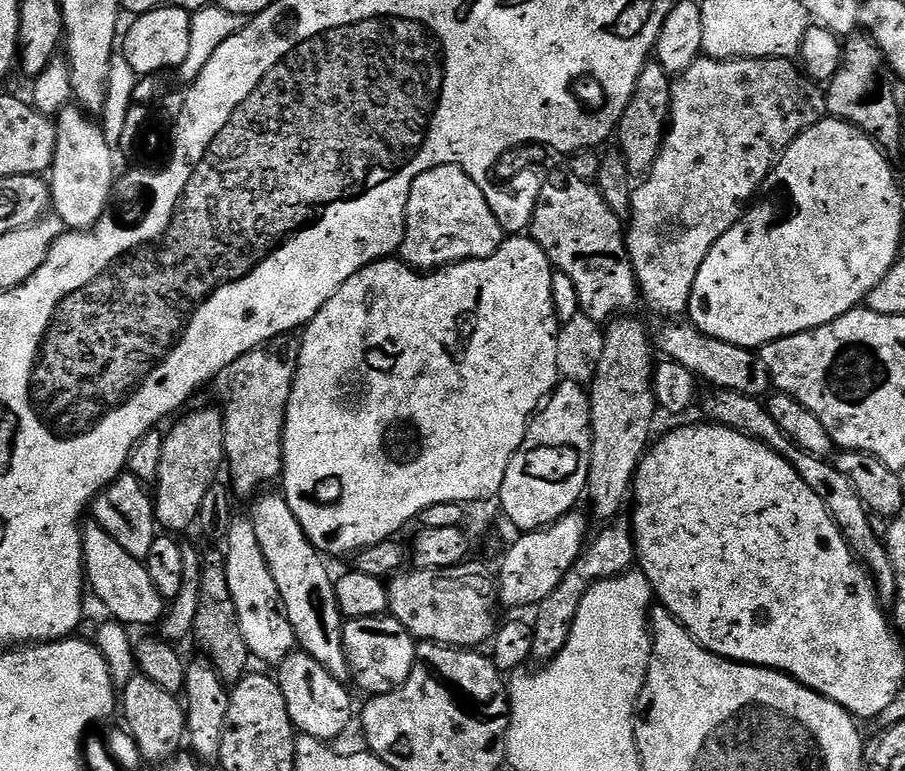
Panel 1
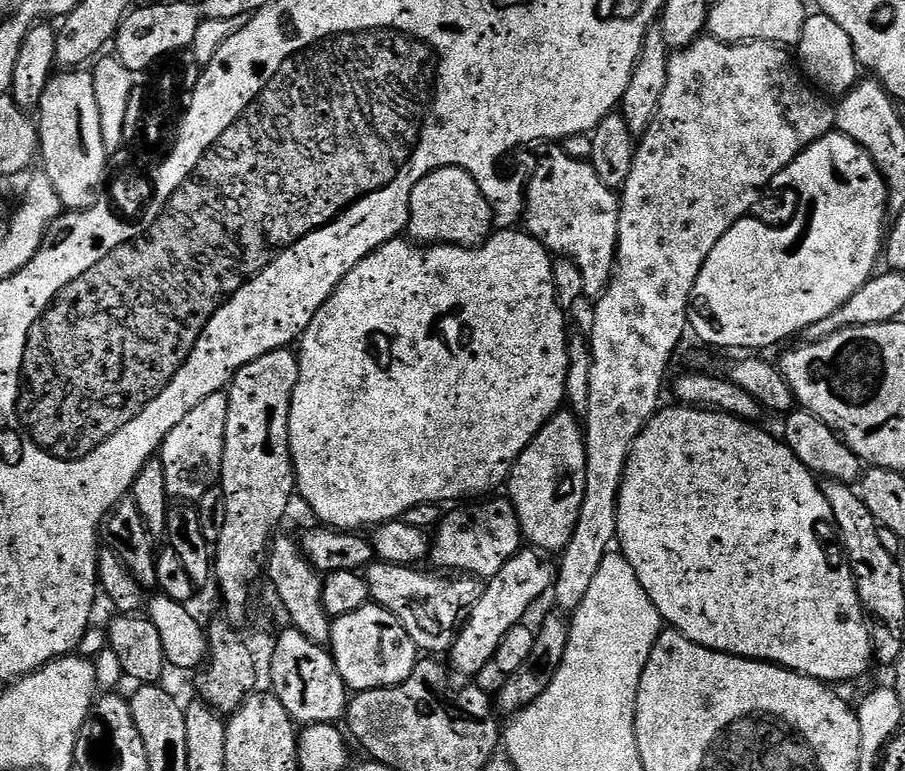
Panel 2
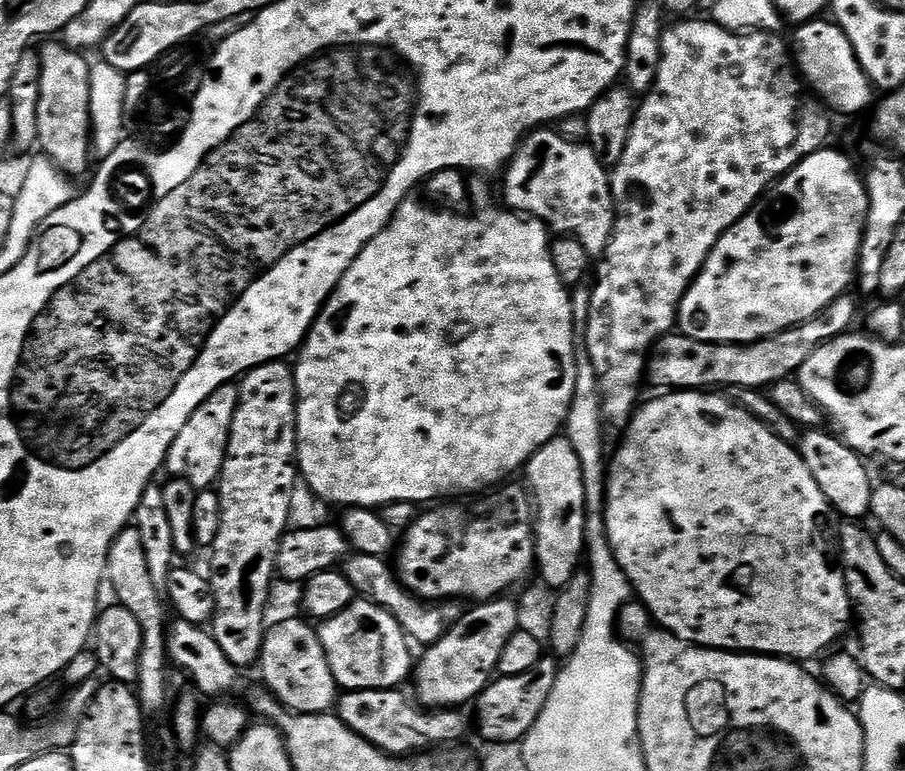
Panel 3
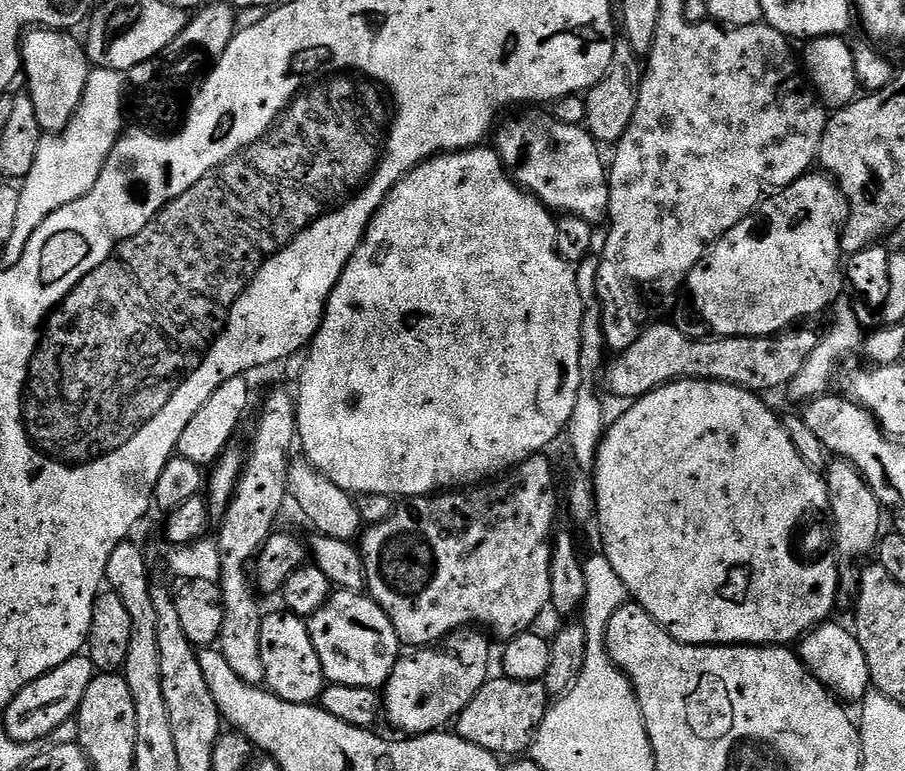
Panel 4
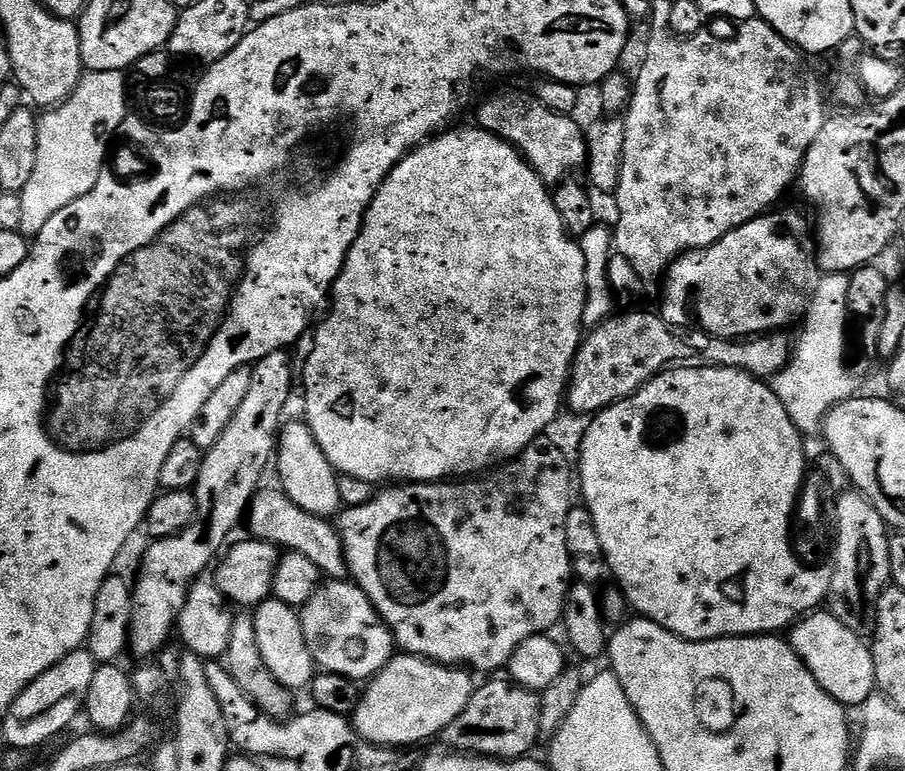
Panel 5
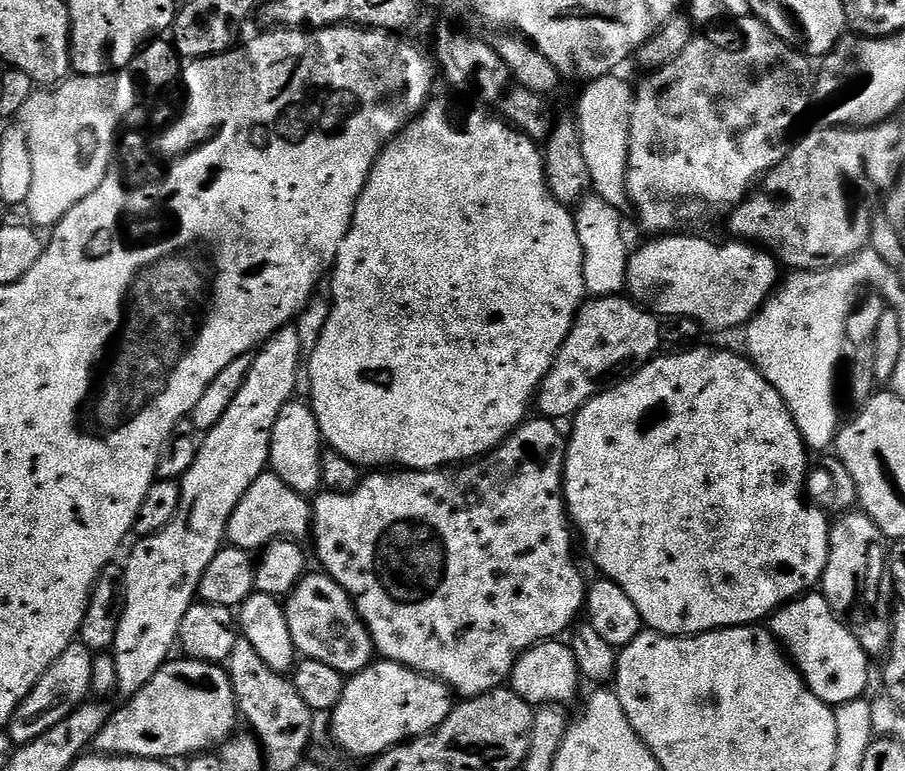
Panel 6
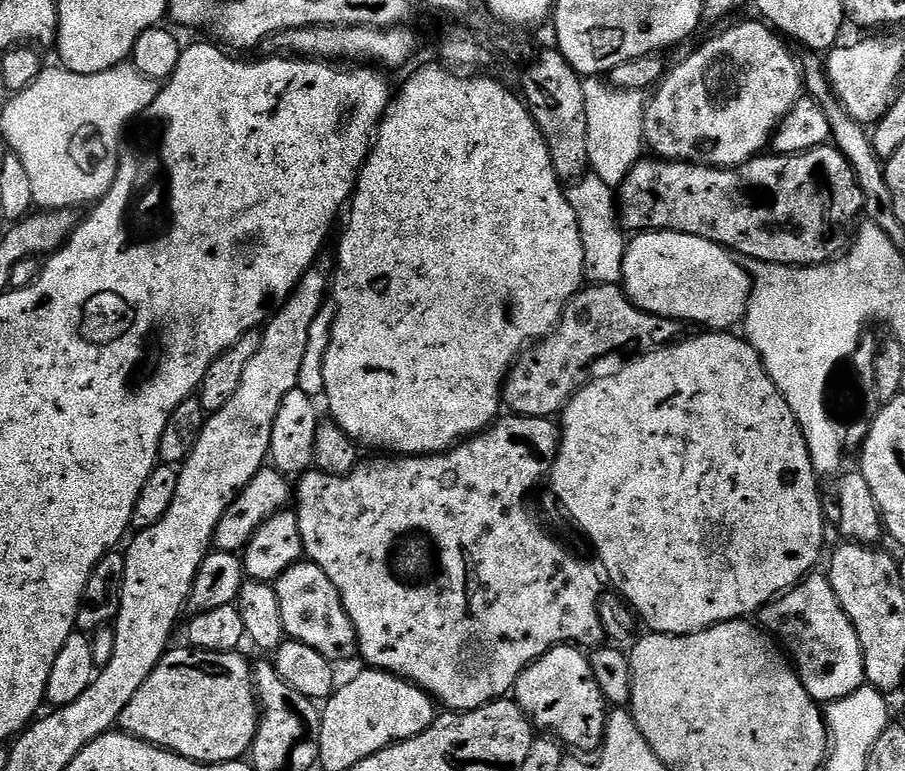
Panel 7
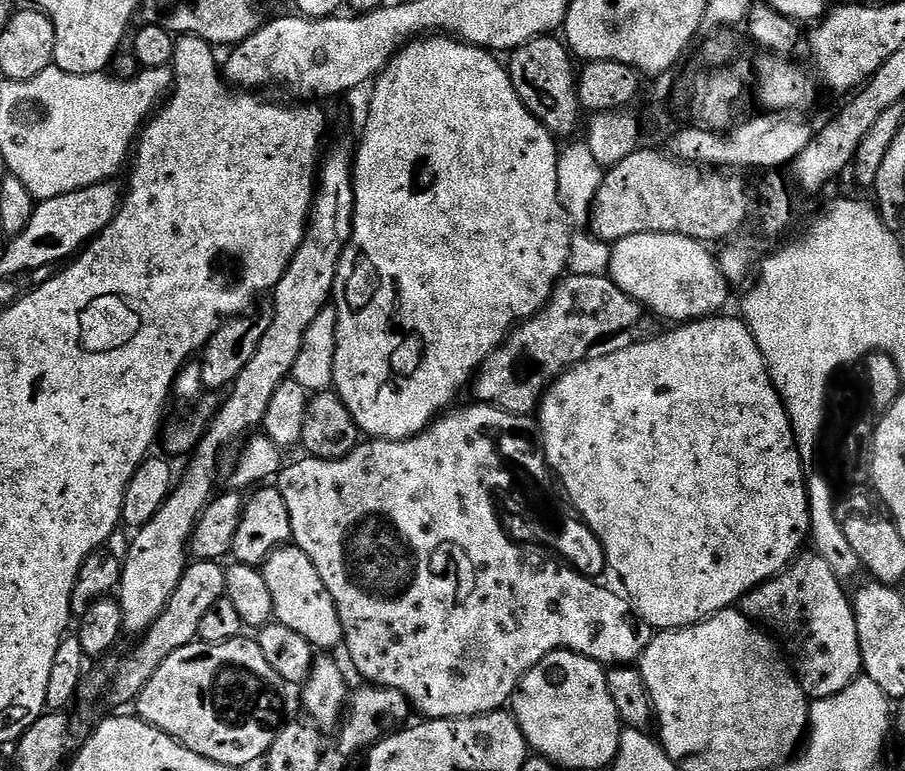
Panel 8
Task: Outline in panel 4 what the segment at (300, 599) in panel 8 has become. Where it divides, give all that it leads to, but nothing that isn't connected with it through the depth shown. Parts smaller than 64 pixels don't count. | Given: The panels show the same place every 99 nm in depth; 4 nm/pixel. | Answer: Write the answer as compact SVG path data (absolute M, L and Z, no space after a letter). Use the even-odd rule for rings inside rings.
M333 591L307 625L328 684L383 689L393 666L402 655L402 645L392 619L364 592Z

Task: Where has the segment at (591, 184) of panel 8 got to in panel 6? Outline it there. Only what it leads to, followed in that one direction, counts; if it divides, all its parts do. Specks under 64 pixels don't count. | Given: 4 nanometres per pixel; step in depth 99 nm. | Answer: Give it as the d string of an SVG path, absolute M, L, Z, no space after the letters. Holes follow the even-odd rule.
M589 194L575 205L574 215L576 229L578 230L578 242L582 242L582 254L584 255L584 291L589 297L618 296L628 287L628 258L630 247L624 241L624 224L620 221L622 212L610 206L609 202L595 194Z

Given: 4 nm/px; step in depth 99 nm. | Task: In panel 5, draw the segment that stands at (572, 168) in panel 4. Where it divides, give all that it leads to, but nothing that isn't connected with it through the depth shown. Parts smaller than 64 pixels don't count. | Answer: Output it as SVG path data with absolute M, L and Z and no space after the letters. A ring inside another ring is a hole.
M531 91L528 92L500 92L497 96L492 96L489 100L484 100L480 104L479 127L495 136L501 136L508 143L513 144L519 150L521 156L527 160L529 166L540 176L545 185L555 186L569 175L568 168L582 169L589 163L588 146L585 140L585 129L579 128L572 121L571 115L550 110L539 100L535 99Z

